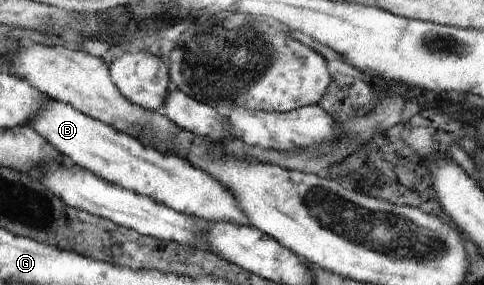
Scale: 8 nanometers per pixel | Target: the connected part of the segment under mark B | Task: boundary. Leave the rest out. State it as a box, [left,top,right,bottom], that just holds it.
[29,99,251,225]

